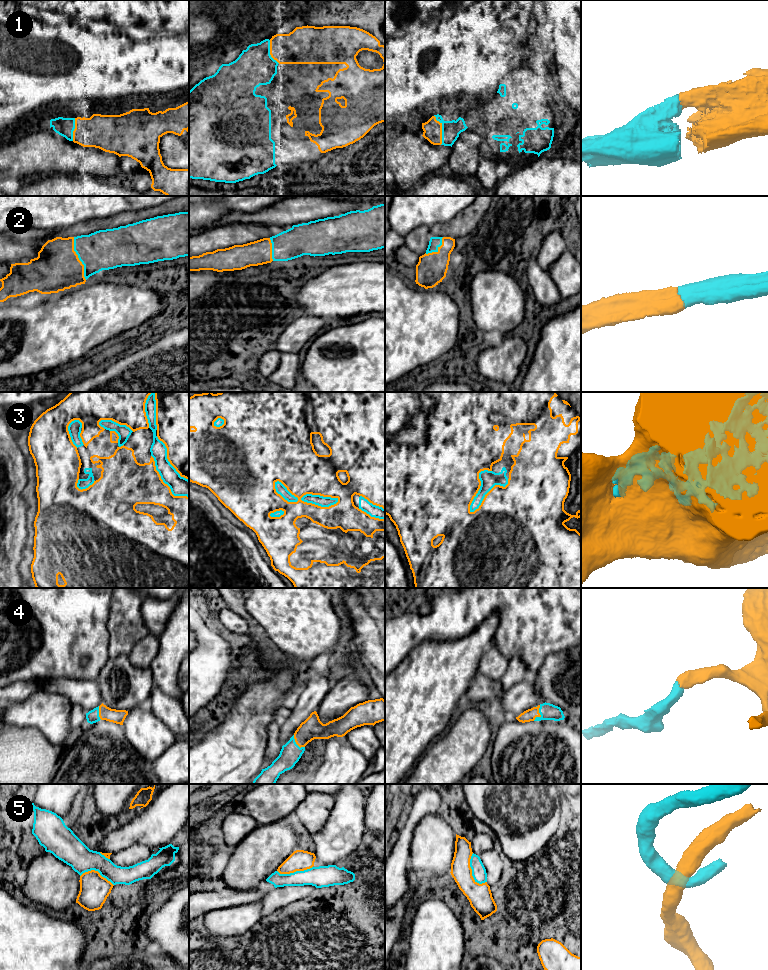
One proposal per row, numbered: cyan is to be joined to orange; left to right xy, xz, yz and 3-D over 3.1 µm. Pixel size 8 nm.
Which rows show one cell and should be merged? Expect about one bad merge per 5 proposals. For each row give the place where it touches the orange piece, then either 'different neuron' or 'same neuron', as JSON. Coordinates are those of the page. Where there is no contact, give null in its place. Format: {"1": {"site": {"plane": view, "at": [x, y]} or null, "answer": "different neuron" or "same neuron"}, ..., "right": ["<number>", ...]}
{"1": {"site": {"plane": "yz", "at": [441, 130]}, "answer": "same neuron"}, "2": {"site": {"plane": "xy", "at": [78, 258]}, "answer": "same neuron"}, "3": {"site": {"plane": "yz", "at": [487, 493]}, "answer": "same neuron"}, "4": {"site": {"plane": "yz", "at": [539, 714]}, "answer": "same neuron"}, "5": {"site": {"plane": "yz", "at": [471, 871]}, "answer": "different neuron"}, "right": ["1", "2", "3", "4"]}

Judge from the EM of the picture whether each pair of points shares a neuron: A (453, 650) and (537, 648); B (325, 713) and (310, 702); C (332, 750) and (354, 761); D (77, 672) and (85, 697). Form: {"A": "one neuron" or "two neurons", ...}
{"A": "two neurons", "B": "two neurons", "C": "one neuron", "D": "two neurons"}

